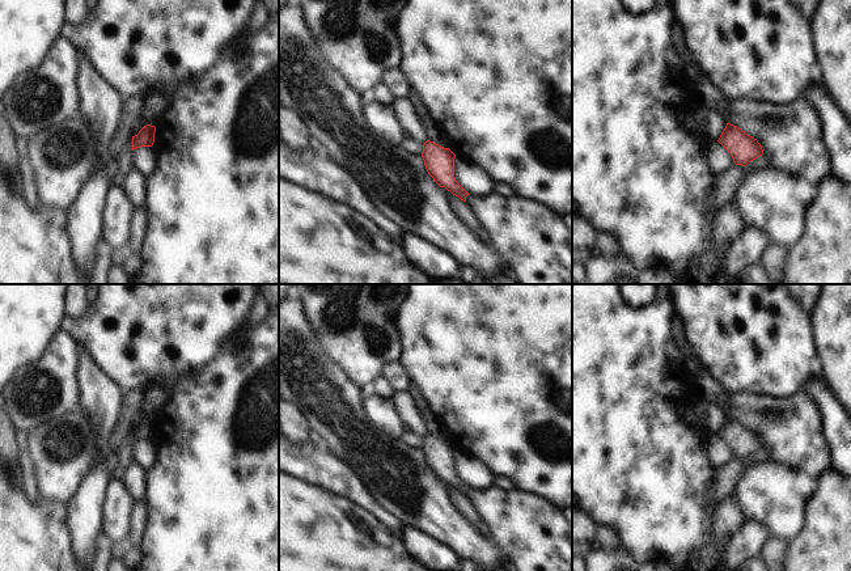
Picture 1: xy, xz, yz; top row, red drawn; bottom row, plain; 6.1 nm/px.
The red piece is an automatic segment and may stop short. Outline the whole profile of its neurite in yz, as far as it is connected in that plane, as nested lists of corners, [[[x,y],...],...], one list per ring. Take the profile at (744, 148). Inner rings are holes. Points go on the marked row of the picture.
[[[727,123],[717,141],[731,153],[736,165],[746,166],[763,155],[757,139],[731,123]]]

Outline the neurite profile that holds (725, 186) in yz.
[[[736,165],[725,174],[715,174],[715,182],[712,185],[712,200],[714,210],[720,210],[732,198],[734,198],[740,187],[745,183],[748,175],[742,165]]]

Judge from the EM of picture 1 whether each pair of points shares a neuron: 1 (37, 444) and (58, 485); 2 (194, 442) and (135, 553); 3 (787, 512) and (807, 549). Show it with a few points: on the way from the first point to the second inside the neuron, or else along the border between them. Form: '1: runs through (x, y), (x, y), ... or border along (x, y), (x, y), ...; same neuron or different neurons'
1: runs through (46, 455), (58, 468), (58, 474); same neuron
2: border along (138, 546), (142, 557); different neurons
3: border along (805, 503), (803, 528), (791, 538); different neurons

